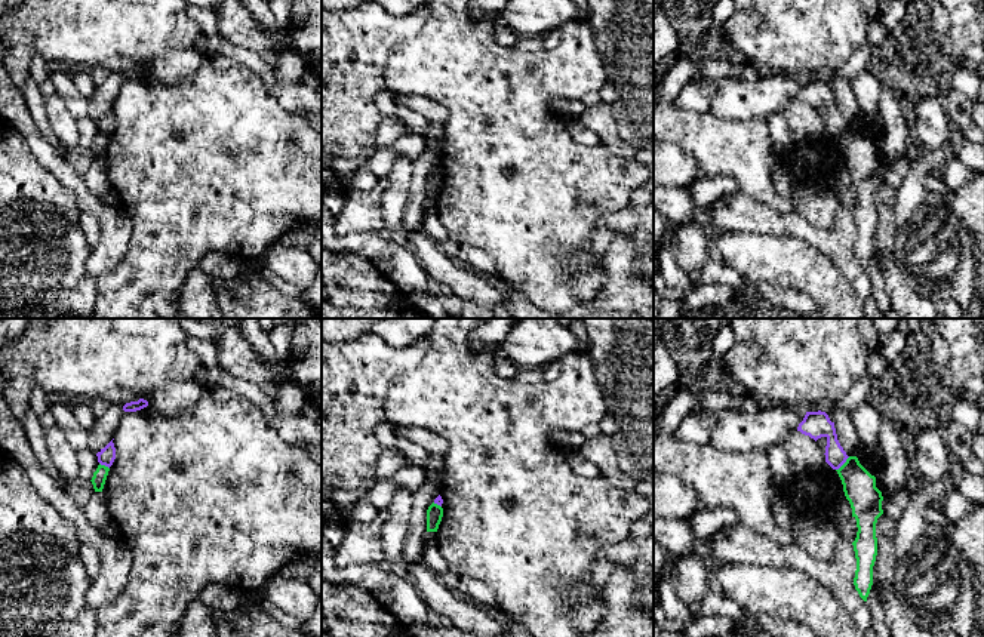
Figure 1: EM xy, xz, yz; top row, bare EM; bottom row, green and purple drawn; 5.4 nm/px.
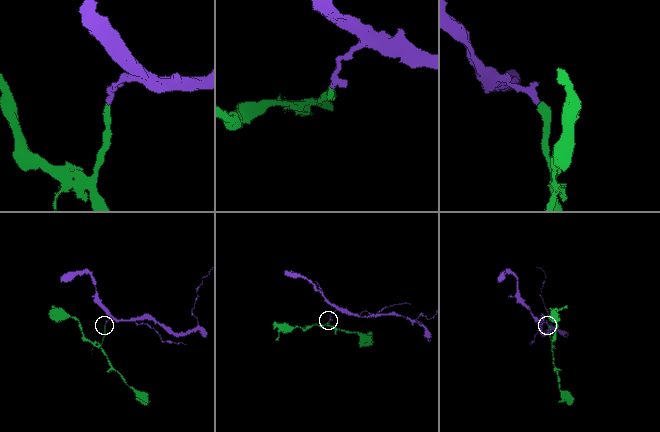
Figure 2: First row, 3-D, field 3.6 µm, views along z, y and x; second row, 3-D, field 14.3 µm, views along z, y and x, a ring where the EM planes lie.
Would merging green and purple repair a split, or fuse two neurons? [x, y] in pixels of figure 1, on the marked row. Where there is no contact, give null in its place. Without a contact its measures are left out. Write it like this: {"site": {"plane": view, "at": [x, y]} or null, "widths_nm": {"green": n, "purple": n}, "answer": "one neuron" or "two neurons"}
{"site": {"plane": "yz", "at": [843, 464]}, "widths_nm": {"green": 180, "purple": 130}, "answer": "two neurons"}

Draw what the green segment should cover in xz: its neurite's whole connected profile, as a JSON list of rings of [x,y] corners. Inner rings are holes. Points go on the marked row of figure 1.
[[[433,502],[427,510],[427,532],[437,532],[442,517],[443,508]]]

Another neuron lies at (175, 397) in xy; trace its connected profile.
[[[196,381],[169,382],[148,400],[148,406],[164,415],[175,415],[194,406],[203,388]]]

